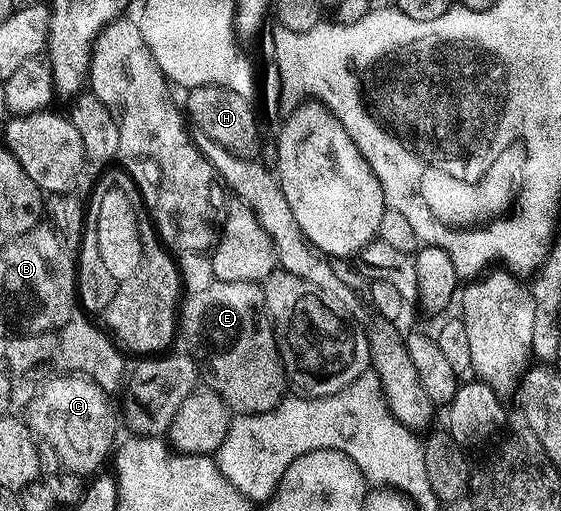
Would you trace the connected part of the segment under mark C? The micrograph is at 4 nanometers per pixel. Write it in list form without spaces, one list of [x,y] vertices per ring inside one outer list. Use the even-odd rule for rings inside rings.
[[[58,374],[47,379],[39,387],[24,412],[24,419],[30,426],[30,431],[41,443],[52,446],[57,463],[67,472],[74,472],[77,476],[90,478],[99,471],[102,463],[109,461],[114,440],[114,416],[116,420],[116,408],[110,405],[107,389],[101,388],[95,380],[81,374]]]

